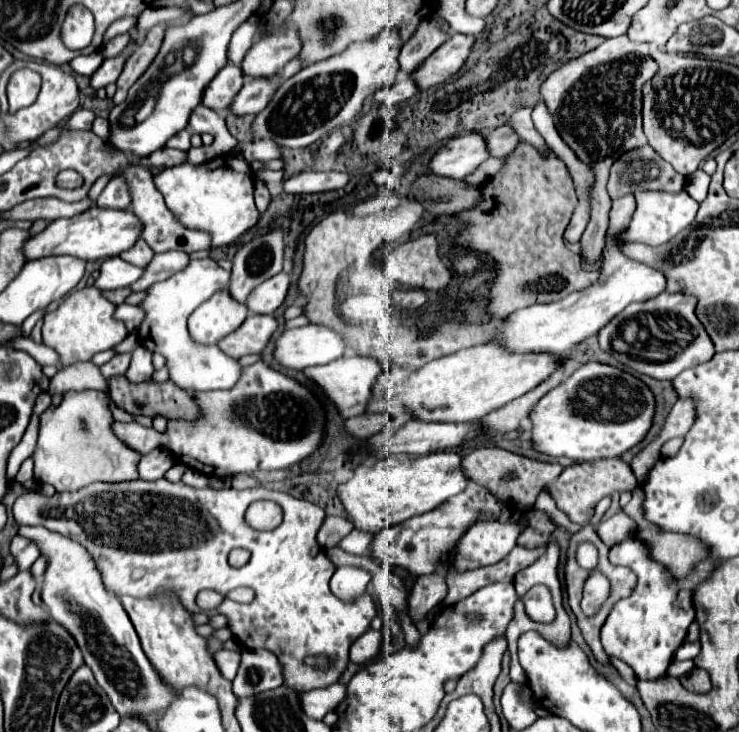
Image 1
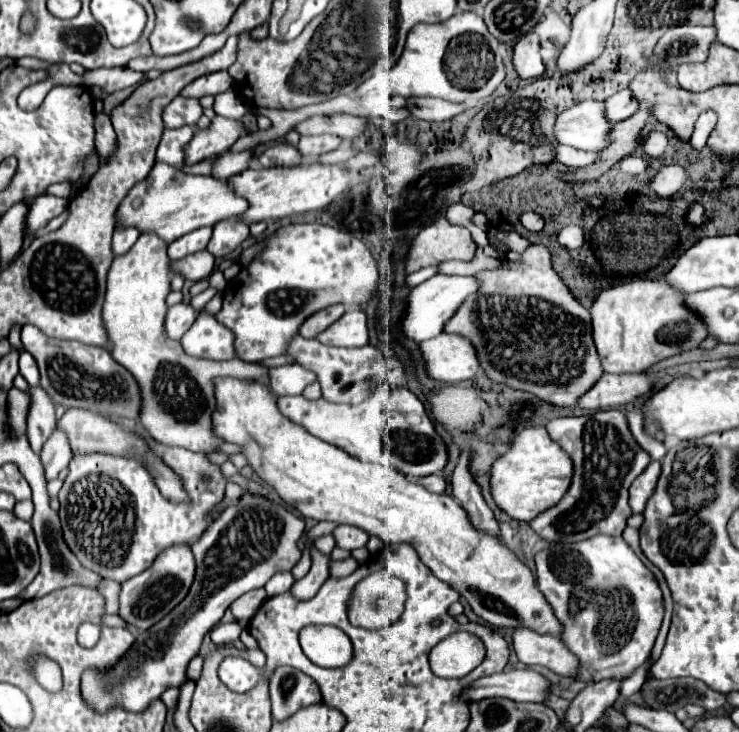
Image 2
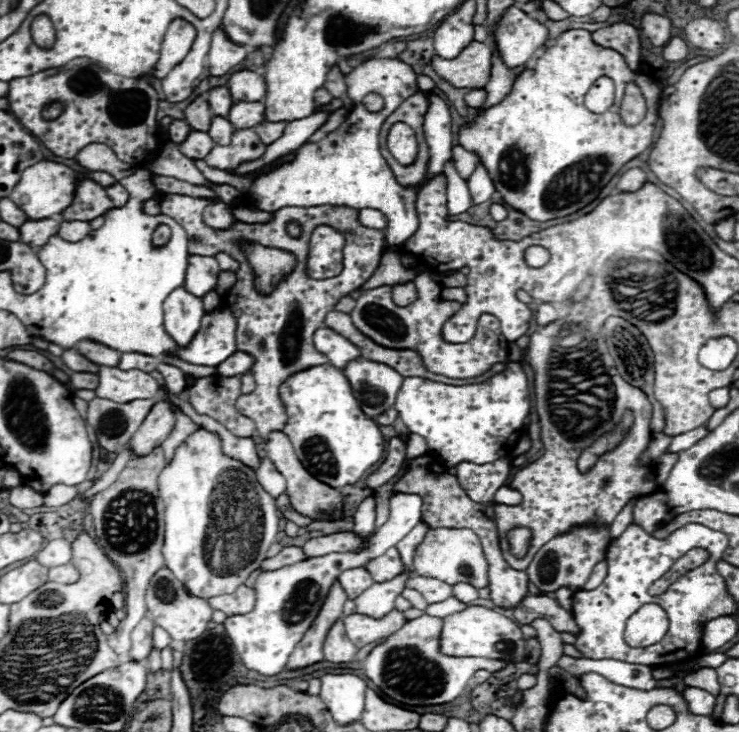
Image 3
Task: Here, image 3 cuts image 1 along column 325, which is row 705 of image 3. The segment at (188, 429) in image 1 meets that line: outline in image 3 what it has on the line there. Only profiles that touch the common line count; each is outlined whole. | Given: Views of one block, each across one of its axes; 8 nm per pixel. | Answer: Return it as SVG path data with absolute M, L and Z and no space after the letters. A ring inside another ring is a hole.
M422 614L416 620L406 622L386 644L376 646L368 658L364 660L364 674L390 698L410 706L426 706L426 704L448 704L462 694L468 680L474 676L476 670L498 672L506 668L508 662L504 660L490 660L490 658L454 658L440 654L440 632L442 632L442 618L434 618ZM410 650L418 652L420 658L410 658Z

